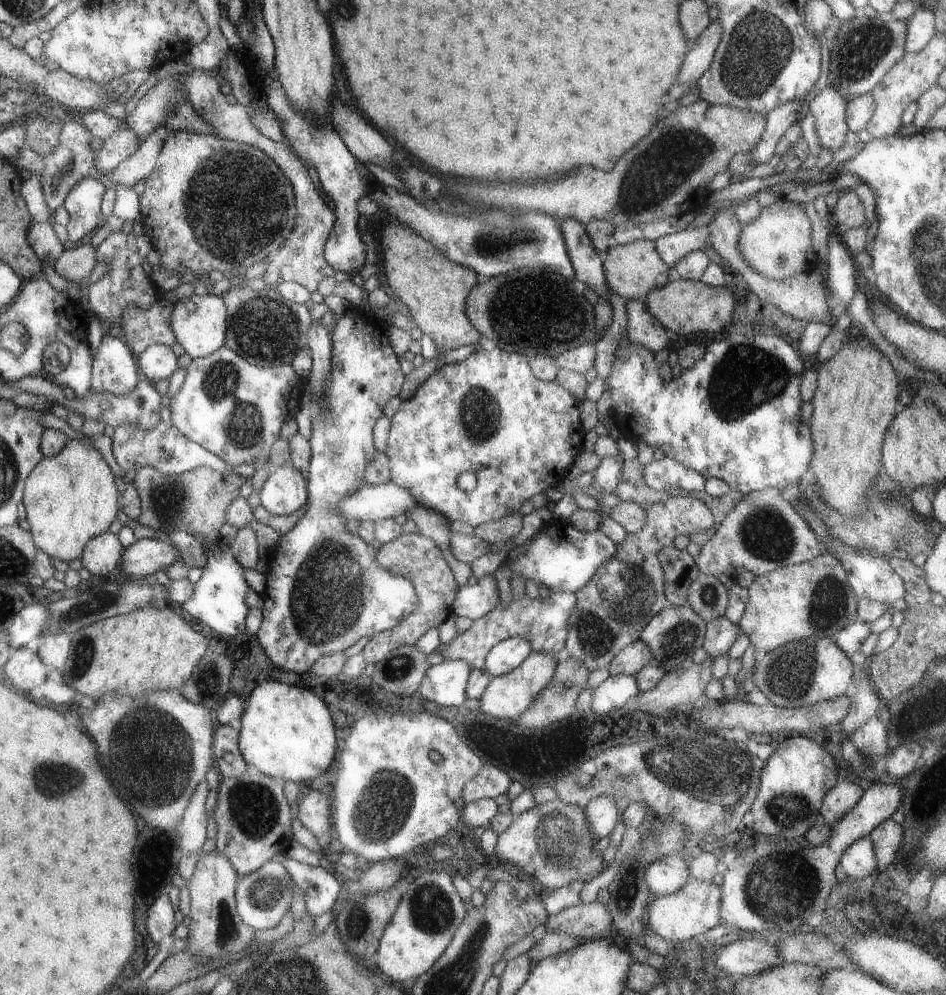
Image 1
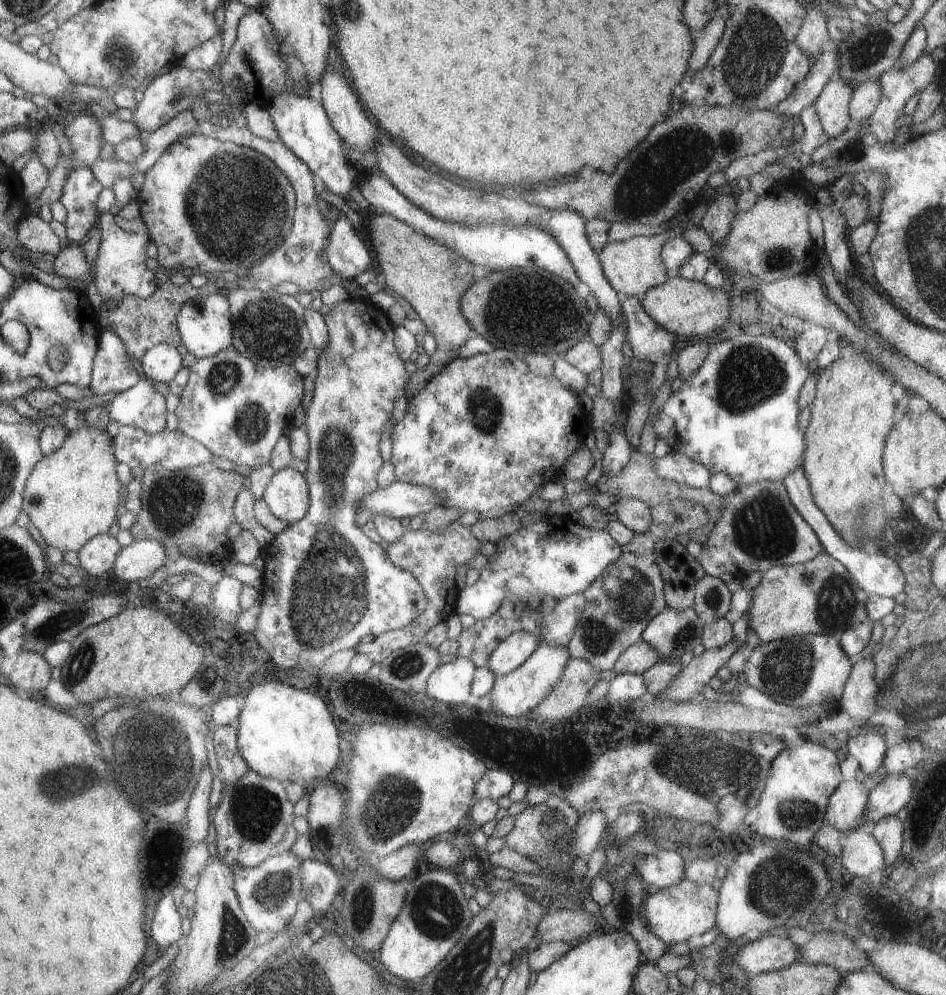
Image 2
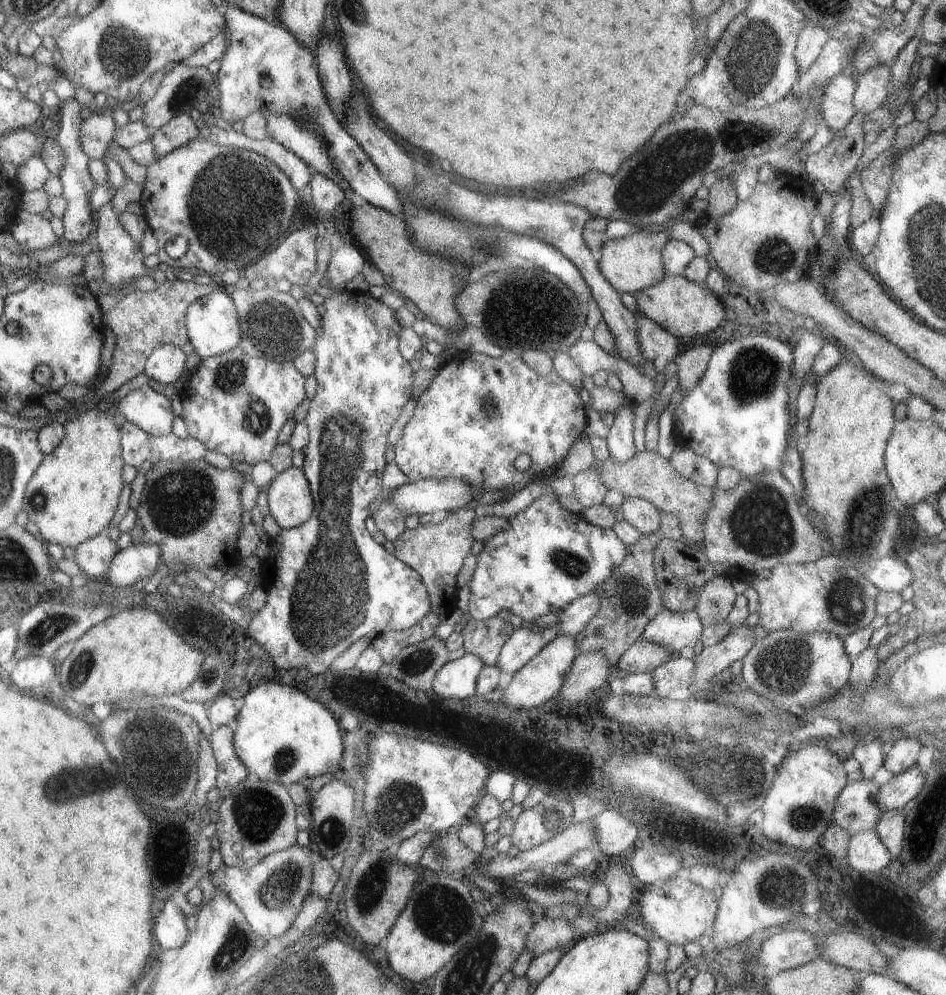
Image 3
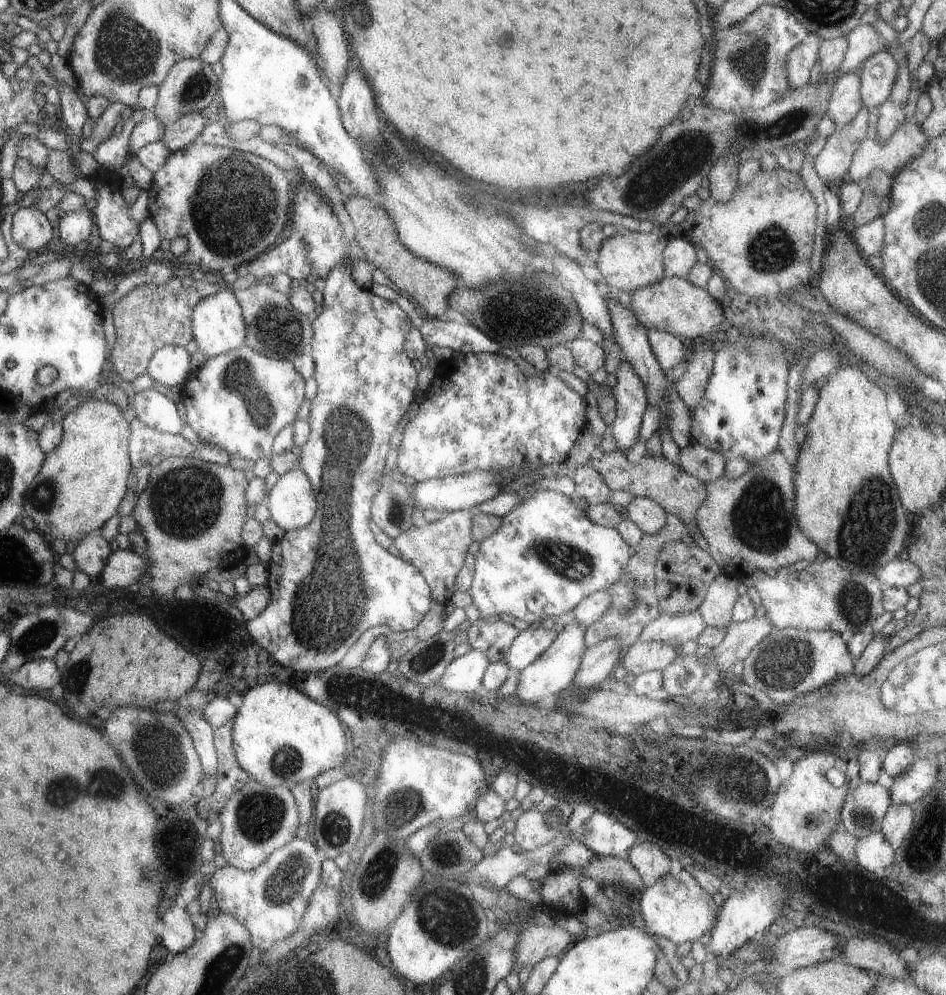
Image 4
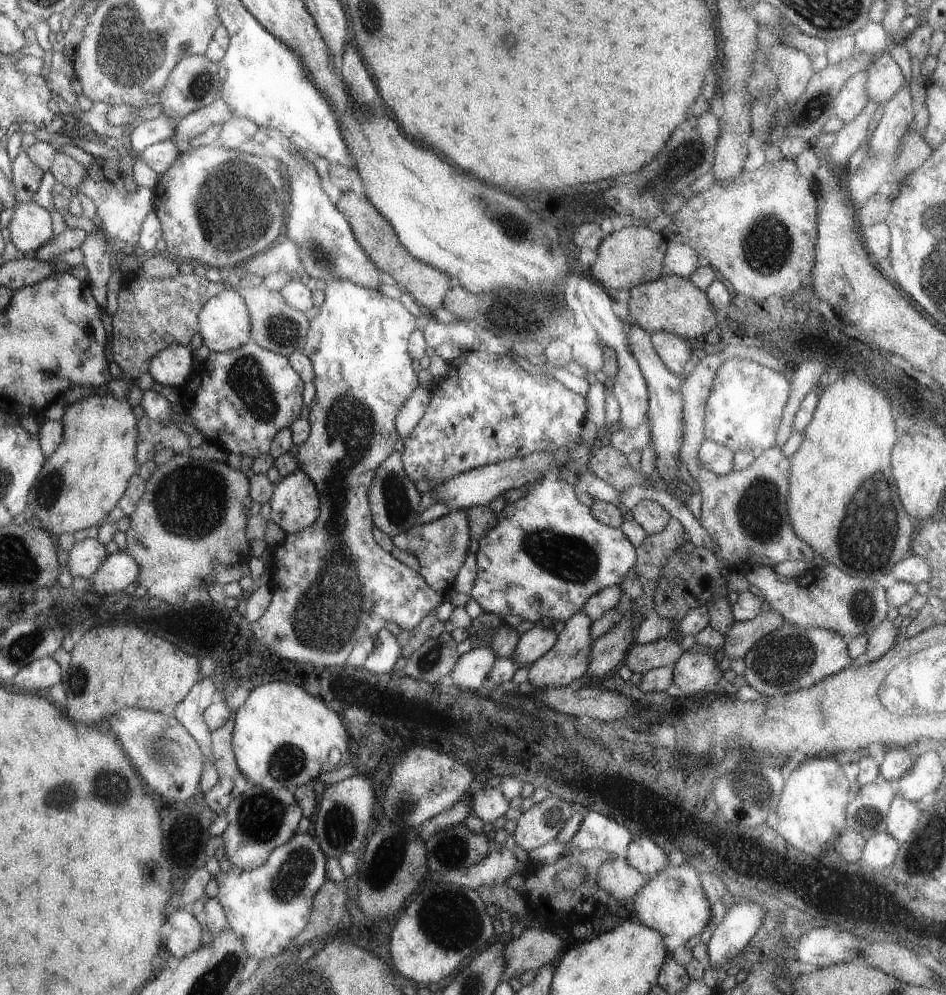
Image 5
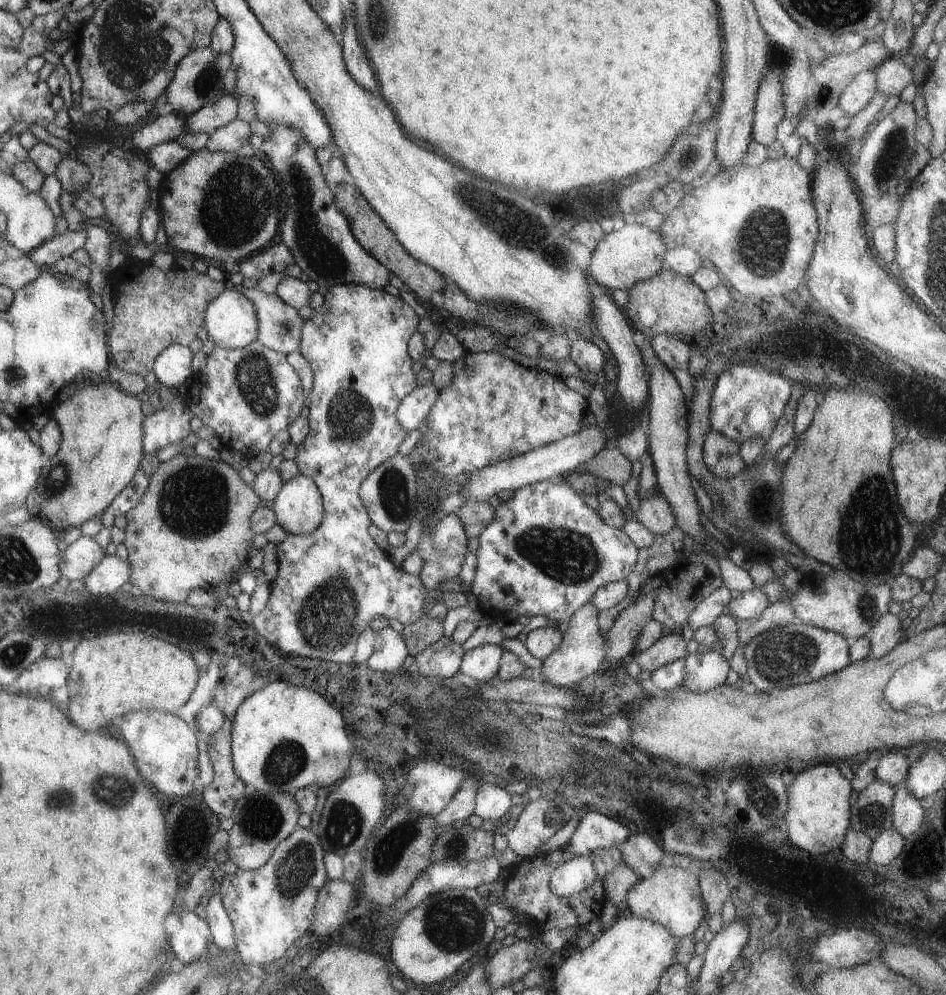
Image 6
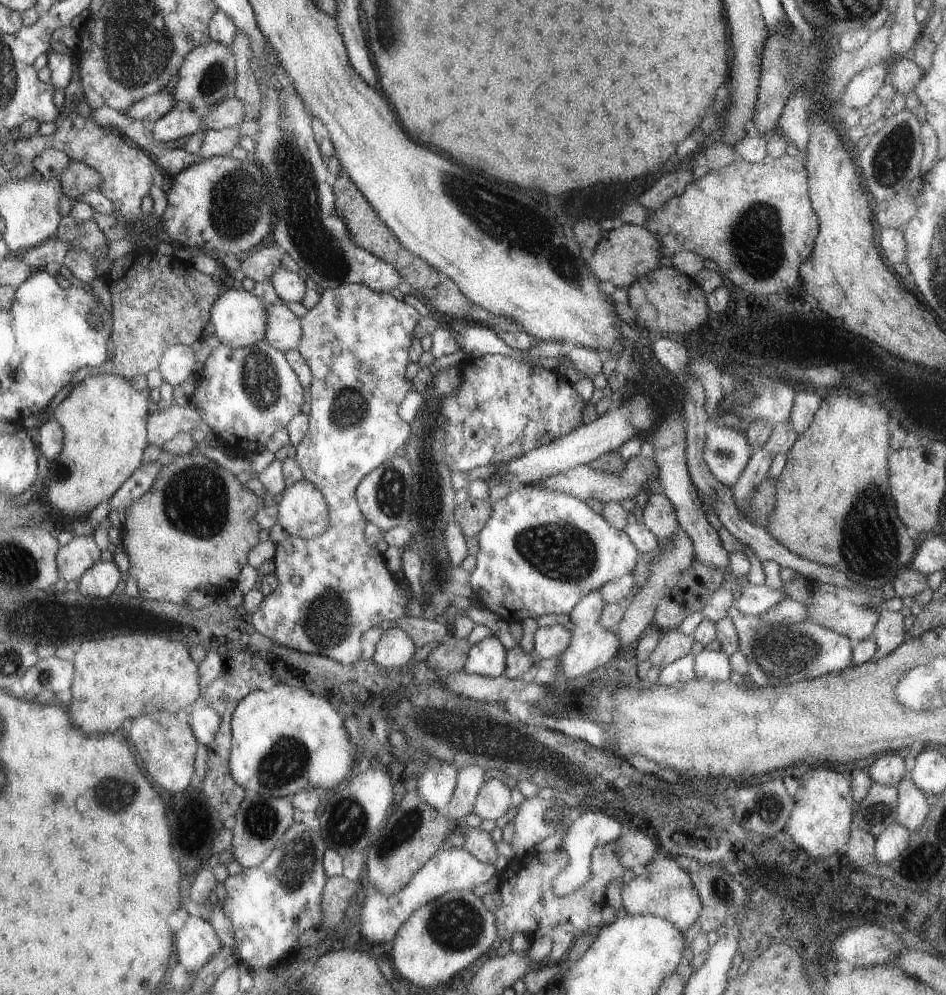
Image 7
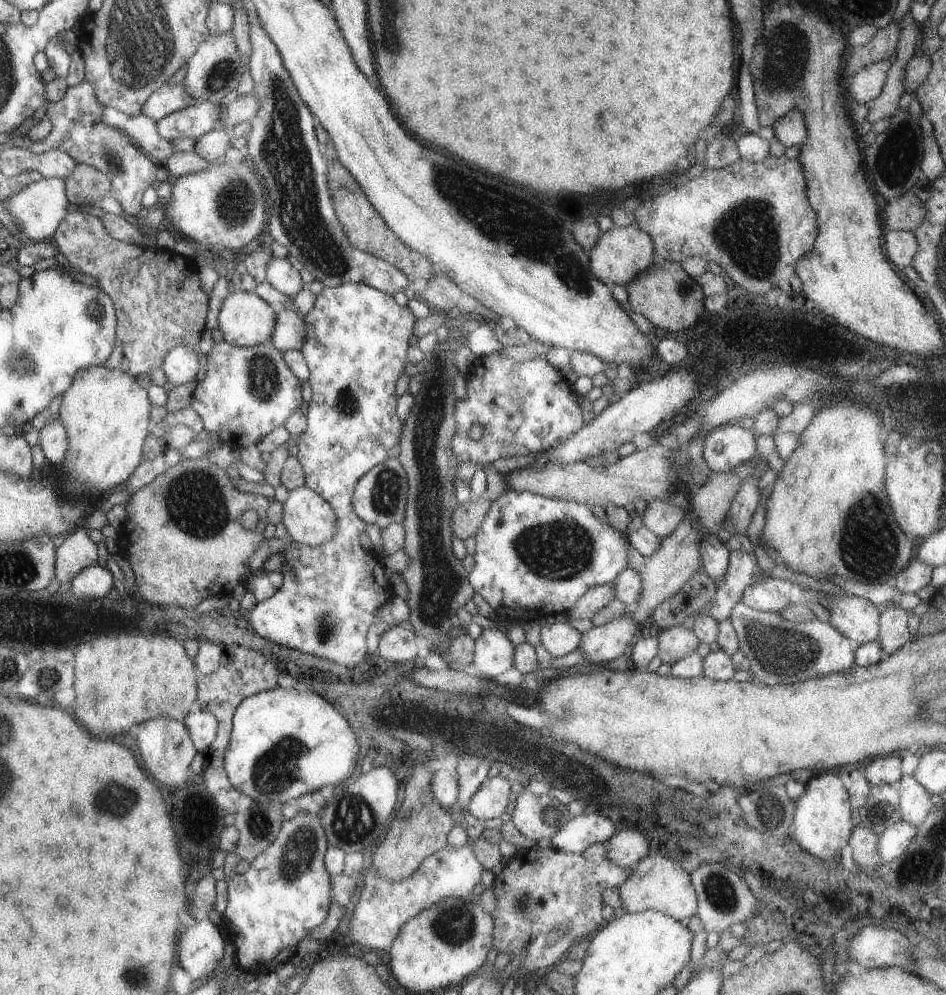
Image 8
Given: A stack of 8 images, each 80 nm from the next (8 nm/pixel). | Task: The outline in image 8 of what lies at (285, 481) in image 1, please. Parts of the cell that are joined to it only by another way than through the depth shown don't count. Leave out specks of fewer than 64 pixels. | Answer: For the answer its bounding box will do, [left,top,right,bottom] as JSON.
[280,484,337,547]

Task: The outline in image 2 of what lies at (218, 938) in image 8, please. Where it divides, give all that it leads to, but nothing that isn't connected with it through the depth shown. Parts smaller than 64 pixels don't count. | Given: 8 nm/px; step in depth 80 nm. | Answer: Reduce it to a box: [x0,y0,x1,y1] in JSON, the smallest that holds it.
[149,894,183,949]

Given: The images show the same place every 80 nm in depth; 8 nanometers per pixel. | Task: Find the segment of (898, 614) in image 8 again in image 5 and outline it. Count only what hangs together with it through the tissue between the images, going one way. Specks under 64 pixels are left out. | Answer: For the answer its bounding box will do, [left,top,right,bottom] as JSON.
[851,618,898,667]

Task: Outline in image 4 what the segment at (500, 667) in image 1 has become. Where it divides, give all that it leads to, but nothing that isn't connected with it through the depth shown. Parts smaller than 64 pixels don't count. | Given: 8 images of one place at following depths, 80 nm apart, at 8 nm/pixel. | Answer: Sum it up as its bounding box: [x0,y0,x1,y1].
[503,623,556,674]

